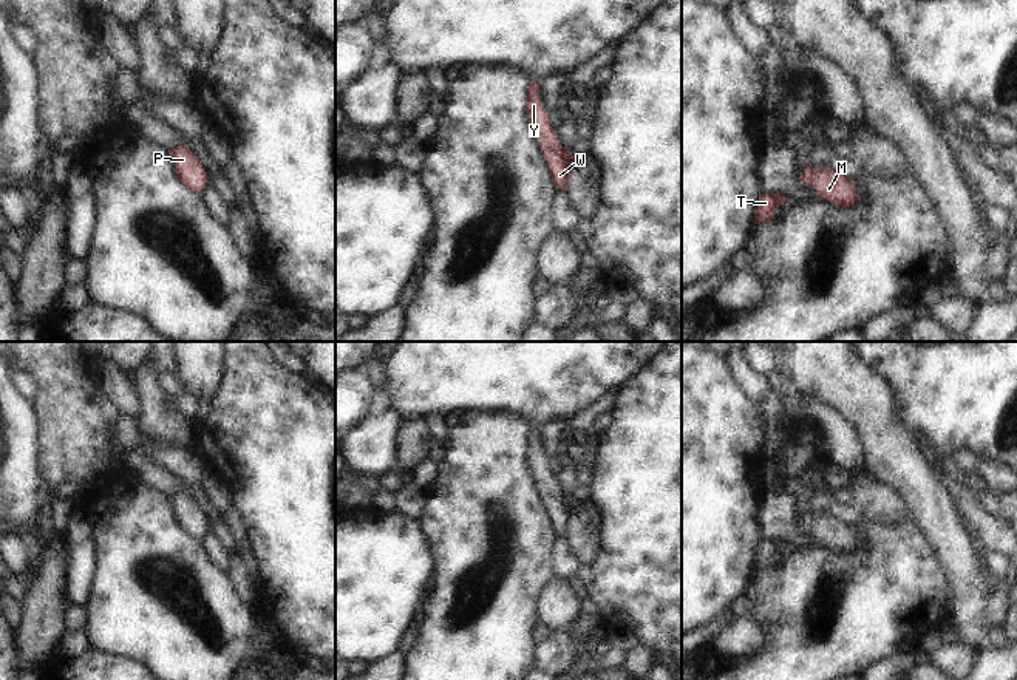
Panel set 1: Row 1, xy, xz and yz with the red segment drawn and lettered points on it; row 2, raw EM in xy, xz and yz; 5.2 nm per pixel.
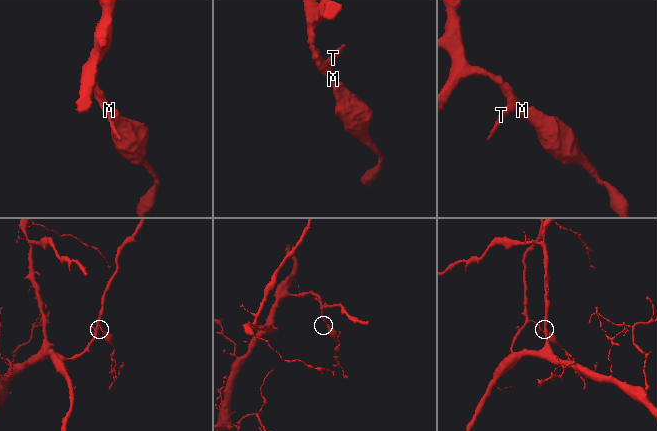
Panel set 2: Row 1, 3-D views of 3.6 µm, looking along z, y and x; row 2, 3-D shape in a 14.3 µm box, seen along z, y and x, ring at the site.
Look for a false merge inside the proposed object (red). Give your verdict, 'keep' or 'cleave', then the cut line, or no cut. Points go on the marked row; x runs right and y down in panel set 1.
keep; cut none

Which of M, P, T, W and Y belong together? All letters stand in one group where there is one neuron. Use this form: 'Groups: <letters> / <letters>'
Groups: M P T W Y.

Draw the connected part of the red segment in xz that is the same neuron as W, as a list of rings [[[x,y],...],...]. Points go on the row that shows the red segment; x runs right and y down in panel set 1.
[[[538,82],[529,87],[526,114],[532,131],[541,138],[539,148],[549,162],[555,189],[566,192],[567,176],[577,158],[560,144],[555,128],[550,127],[547,110],[541,105]]]

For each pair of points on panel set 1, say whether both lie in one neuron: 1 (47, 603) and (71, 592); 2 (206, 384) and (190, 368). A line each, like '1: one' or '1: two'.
1: two
2: one

